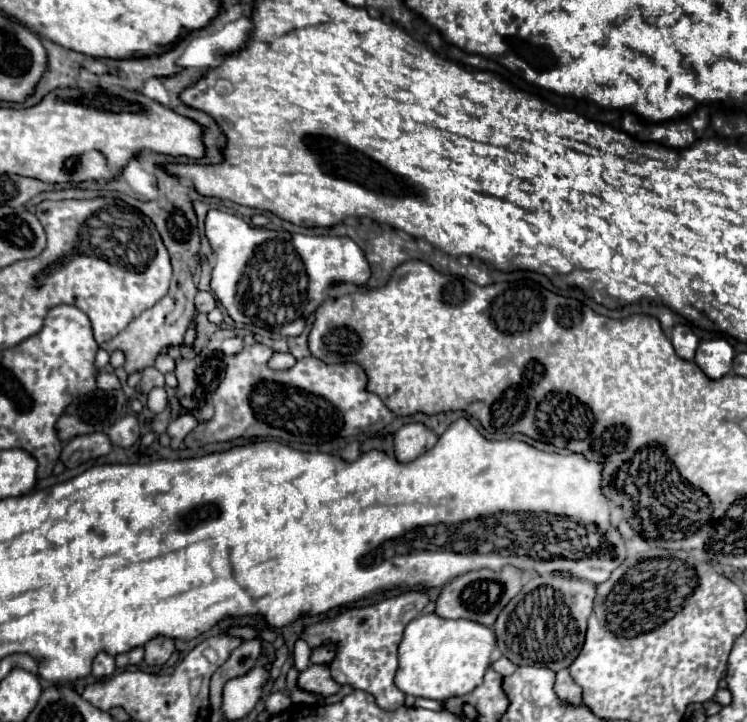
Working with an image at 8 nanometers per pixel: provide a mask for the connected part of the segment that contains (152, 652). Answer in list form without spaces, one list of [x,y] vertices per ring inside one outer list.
[[[153,638],[145,644],[145,662],[147,664],[165,664],[175,650],[175,642],[171,638]]]

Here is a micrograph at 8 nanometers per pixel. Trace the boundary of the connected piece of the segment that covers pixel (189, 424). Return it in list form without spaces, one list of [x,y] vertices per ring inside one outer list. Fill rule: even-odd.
[[[181,414],[169,422],[167,434],[171,438],[171,448],[179,448],[183,438],[197,426],[197,418],[193,414]]]

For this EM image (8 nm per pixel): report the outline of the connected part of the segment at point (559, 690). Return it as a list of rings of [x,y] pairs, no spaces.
[[[561,670],[561,672],[557,672],[555,694],[557,694],[567,706],[581,706],[581,704],[583,704],[581,688],[573,682],[569,670]]]

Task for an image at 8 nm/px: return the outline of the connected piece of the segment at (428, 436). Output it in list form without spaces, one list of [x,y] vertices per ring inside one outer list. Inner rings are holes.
[[[411,422],[401,426],[395,432],[395,454],[401,462],[409,462],[409,458],[417,458],[437,442],[437,434],[421,422]]]

